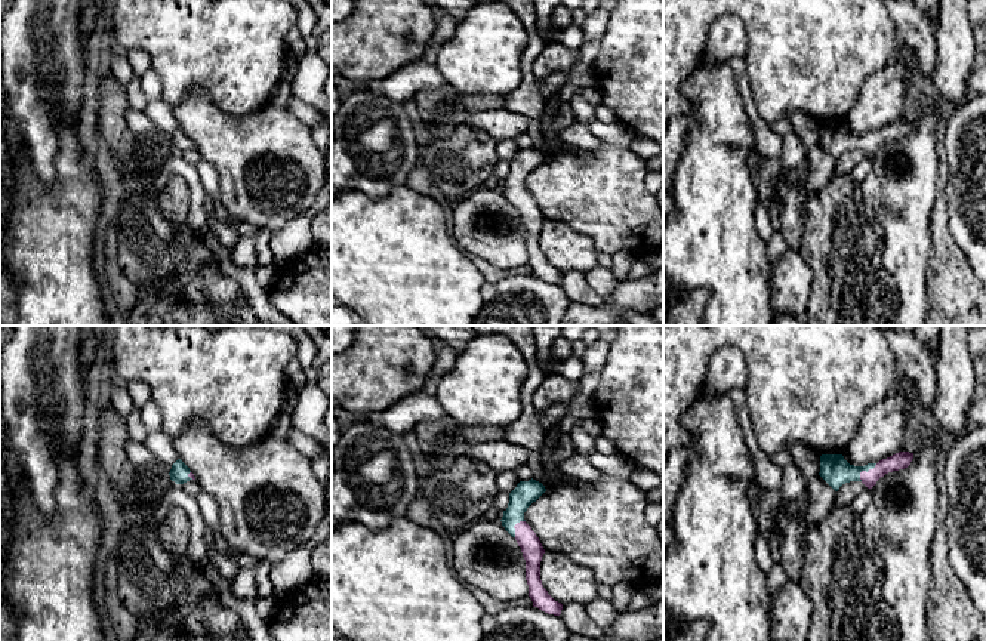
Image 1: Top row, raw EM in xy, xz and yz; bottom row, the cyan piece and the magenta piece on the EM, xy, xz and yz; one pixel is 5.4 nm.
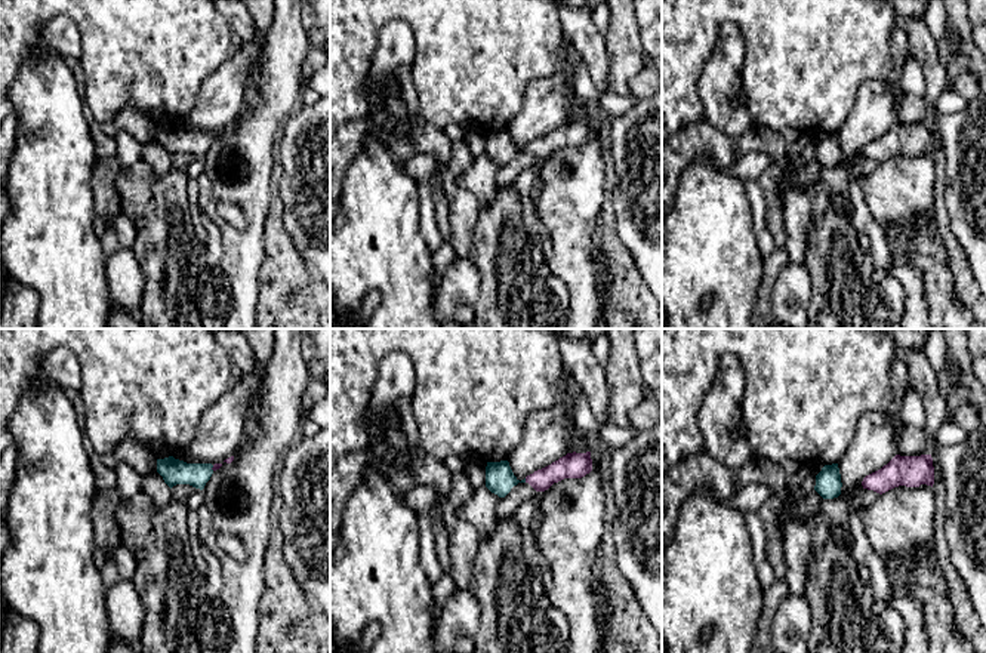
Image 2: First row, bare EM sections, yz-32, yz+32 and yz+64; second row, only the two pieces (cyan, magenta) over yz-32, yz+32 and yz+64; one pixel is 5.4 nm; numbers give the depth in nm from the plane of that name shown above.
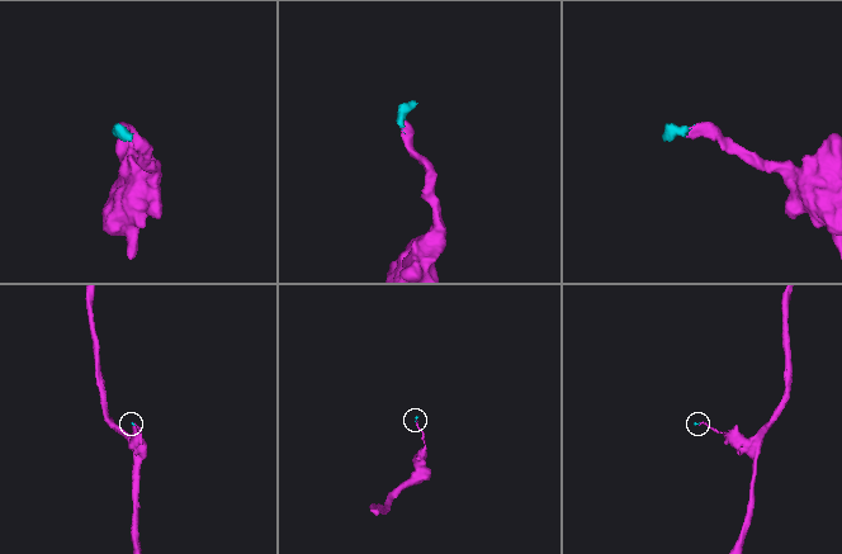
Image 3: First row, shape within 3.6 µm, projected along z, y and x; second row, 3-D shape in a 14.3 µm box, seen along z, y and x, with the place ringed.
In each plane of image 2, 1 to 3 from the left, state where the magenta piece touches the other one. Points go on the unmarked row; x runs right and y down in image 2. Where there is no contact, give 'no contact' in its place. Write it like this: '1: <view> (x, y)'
1: yz-32 (212, 135)
2: yz+32 (524, 148)
3: no contact

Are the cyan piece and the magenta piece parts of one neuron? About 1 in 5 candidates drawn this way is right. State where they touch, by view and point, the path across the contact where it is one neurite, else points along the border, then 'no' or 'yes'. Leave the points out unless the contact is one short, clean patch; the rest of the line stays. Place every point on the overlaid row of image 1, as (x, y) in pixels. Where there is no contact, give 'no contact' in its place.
yz (865, 470) | across yz (834, 468), (837, 471), (865, 470), (877, 471), (902, 459) | yes

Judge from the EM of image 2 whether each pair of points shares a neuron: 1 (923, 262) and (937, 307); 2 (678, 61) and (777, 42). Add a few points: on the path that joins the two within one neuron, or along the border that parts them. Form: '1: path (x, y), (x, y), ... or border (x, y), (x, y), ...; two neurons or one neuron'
1: path (933, 273), (937, 279), (937, 296); one neuron
2: path (705, 34), (717, 15), (751, 19); one neuron

